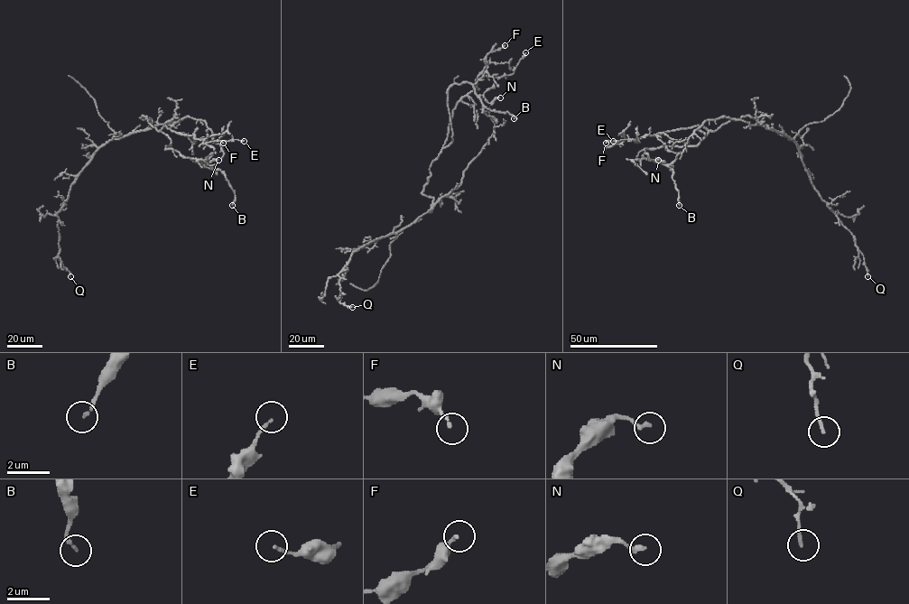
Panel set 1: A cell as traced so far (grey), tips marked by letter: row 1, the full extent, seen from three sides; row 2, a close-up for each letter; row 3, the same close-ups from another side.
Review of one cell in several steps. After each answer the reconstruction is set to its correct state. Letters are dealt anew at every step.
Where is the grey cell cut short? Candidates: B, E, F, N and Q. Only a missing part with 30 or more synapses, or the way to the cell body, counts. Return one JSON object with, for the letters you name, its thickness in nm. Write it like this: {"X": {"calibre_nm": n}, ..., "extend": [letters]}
{"extend": []}

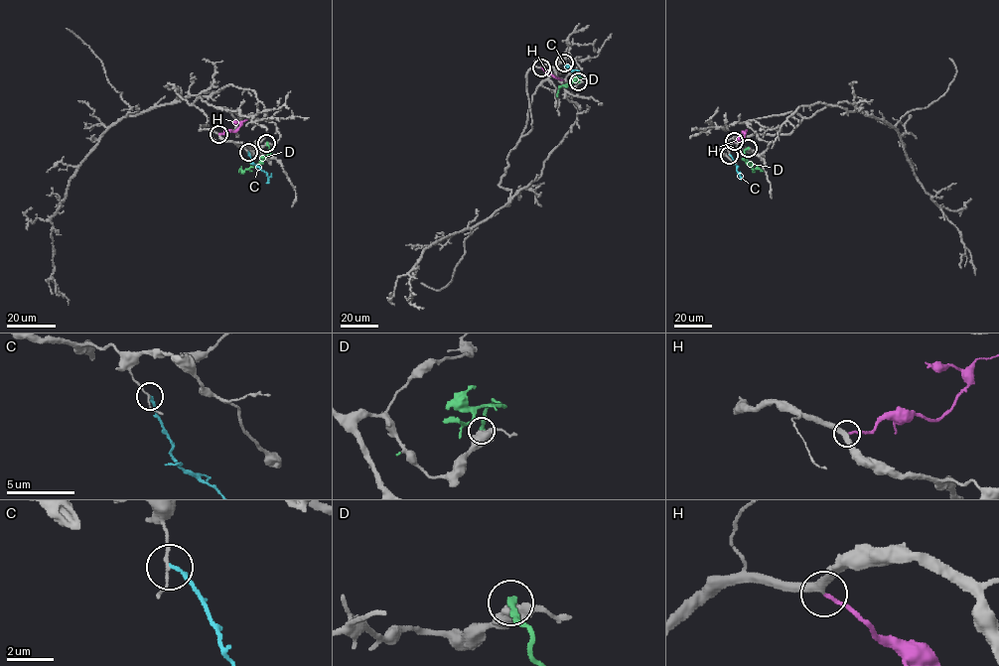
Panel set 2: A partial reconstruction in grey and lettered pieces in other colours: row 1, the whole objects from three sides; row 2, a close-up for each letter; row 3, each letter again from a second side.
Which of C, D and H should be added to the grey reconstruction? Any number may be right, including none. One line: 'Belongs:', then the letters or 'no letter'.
Belongs: H

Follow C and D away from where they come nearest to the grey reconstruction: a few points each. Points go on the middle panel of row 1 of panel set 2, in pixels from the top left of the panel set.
C: (564, 63), (568, 69), (579, 70), (579, 75)
D: (579, 81), (581, 78), (559, 87), (557, 96)

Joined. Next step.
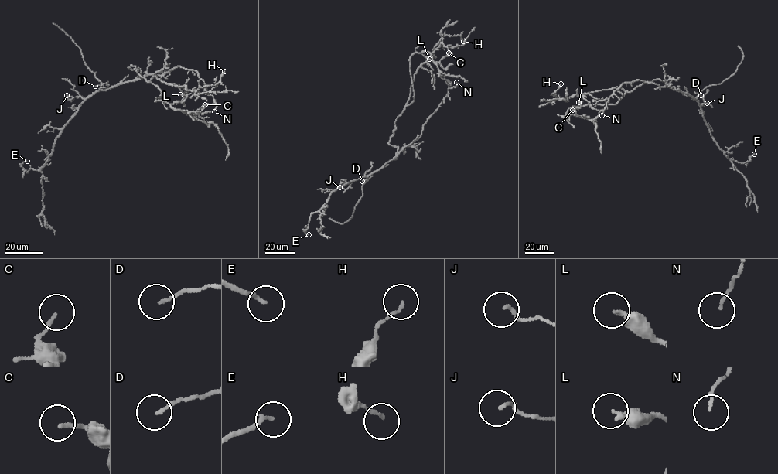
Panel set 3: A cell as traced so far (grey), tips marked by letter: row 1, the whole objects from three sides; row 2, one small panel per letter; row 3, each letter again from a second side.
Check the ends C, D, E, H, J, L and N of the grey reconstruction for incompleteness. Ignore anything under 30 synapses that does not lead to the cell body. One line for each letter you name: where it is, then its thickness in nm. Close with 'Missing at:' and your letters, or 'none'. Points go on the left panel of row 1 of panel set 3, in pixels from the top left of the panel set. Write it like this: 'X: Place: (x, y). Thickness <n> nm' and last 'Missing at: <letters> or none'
Missing at: none

